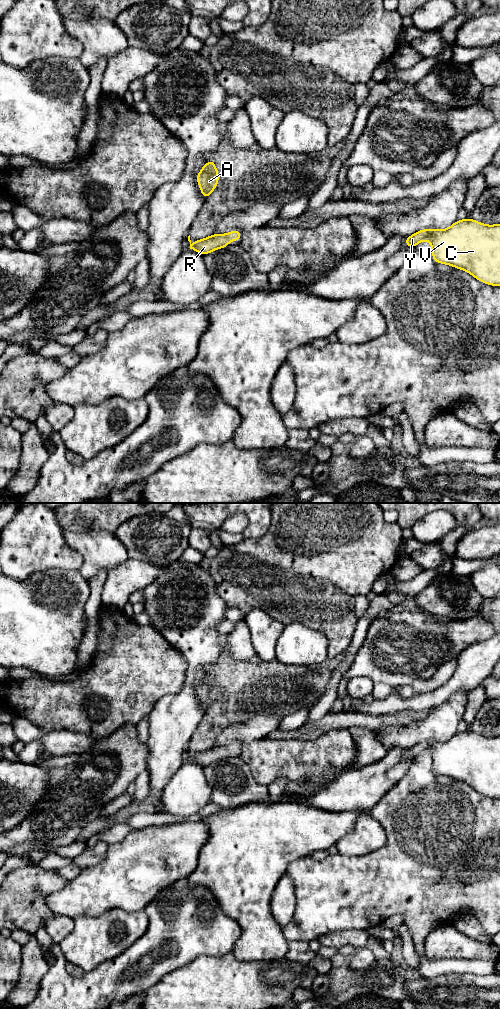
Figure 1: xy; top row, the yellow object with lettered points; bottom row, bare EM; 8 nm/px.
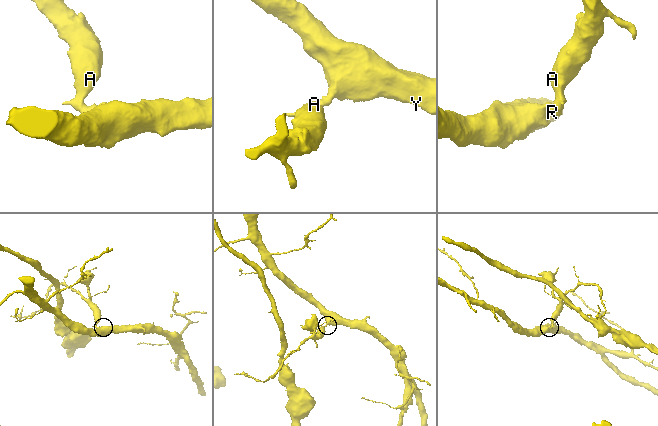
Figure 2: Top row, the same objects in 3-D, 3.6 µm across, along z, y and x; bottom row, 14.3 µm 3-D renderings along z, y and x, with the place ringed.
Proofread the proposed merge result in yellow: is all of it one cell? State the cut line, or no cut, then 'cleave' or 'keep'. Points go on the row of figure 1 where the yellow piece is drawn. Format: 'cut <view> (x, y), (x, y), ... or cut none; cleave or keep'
cut none; keep

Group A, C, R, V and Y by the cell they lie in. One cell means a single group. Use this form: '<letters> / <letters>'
A C R V Y

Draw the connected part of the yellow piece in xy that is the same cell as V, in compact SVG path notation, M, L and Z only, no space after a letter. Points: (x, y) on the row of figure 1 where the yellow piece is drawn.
M472 218L457 220L447 229L423 229L405 239L407 247L416 247L427 240L432 247L434 262L464 270L477 280L500 286L500 224L486 225Z

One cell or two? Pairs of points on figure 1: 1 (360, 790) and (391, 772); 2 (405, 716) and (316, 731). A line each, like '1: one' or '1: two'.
1: one
2: one

